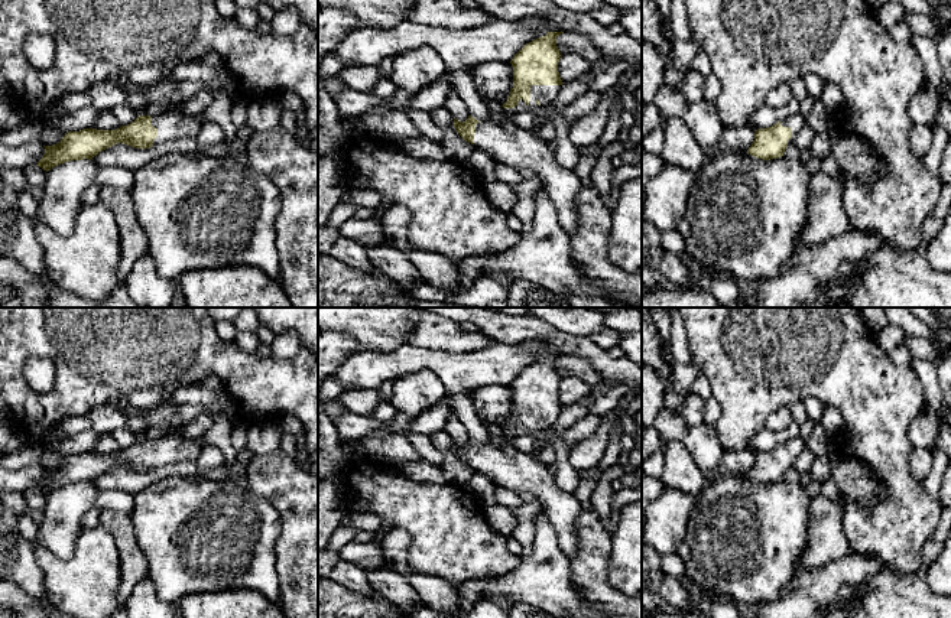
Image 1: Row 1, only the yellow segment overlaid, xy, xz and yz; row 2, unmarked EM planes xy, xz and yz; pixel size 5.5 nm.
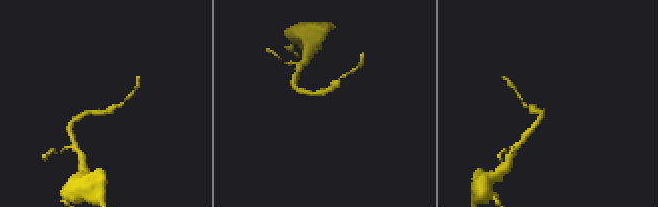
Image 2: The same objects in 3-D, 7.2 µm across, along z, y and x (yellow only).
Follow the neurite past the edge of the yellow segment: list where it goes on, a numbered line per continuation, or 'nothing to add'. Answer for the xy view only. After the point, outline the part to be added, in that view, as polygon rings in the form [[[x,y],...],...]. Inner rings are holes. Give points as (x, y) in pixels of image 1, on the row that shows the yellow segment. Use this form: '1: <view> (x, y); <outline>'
1: xy (169, 126); [[[166,111],[162,116],[152,117],[152,126],[158,129],[158,137],[153,140],[153,144],[159,144],[176,137],[198,137],[204,121],[199,116]]]

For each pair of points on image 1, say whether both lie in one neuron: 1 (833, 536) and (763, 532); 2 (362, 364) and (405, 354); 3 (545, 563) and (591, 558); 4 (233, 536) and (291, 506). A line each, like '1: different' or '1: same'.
1: different
2: same
3: different
4: different

